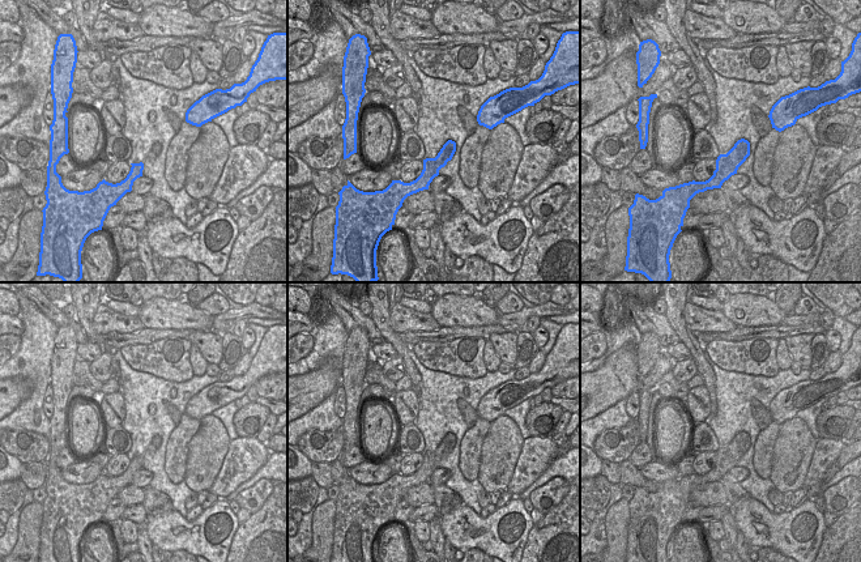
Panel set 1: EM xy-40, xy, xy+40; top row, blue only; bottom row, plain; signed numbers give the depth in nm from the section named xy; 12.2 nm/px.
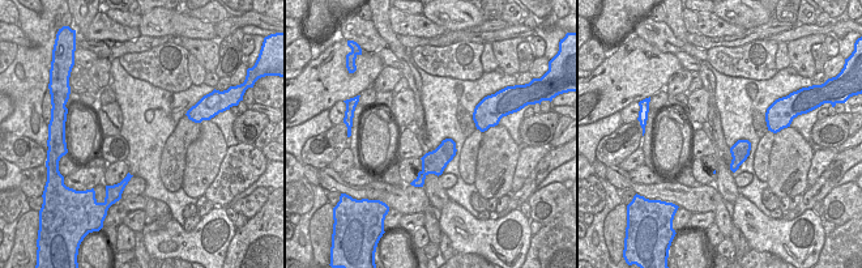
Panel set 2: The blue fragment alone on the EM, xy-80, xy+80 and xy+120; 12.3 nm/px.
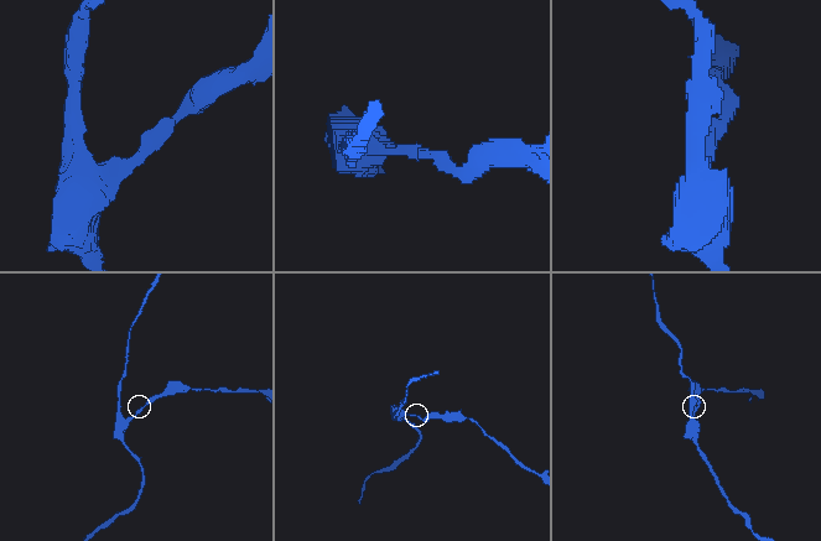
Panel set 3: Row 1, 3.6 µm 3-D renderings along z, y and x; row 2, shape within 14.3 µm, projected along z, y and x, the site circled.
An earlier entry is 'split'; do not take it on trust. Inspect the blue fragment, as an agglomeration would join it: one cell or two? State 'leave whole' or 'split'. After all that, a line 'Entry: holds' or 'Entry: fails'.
split
Entry: holds

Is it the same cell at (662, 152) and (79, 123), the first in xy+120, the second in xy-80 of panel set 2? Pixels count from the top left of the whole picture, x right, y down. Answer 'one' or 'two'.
one

